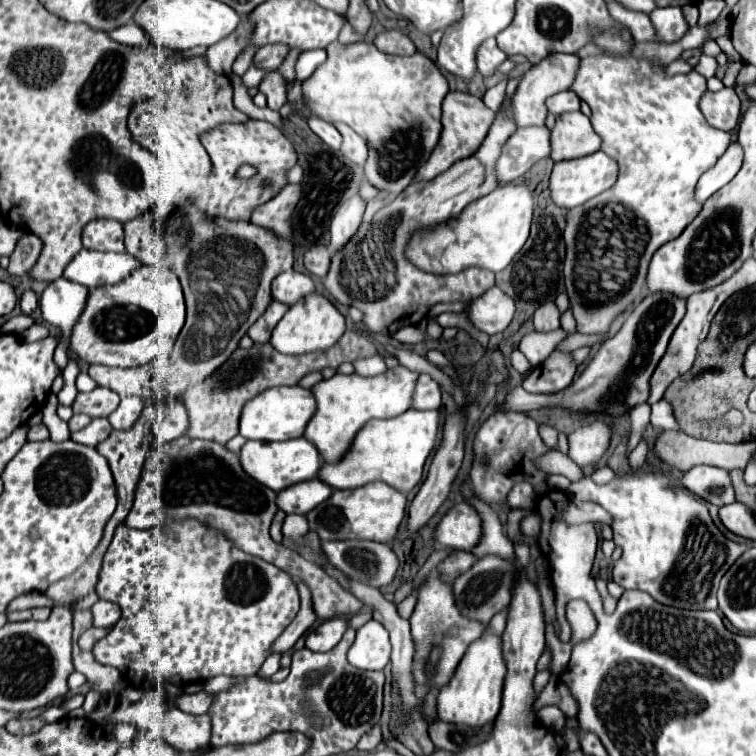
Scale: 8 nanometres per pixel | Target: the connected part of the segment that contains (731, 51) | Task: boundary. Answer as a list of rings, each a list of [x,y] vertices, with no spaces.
[[[719,36],[715,42],[719,44],[719,48],[721,48],[725,54],[733,56],[733,60],[735,60],[735,62],[741,62],[741,56],[735,52],[735,48],[733,48],[733,44],[731,44],[731,38],[729,38],[729,36]]]

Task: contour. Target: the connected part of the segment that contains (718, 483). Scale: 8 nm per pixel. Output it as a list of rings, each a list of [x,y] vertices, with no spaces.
[[[697,464],[685,472],[685,476],[681,478],[681,484],[689,492],[697,494],[705,502],[715,504],[719,508],[735,502],[731,476],[729,476],[729,470],[725,468]]]

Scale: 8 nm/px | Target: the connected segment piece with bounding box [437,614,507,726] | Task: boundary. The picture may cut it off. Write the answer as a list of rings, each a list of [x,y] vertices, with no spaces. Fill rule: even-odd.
[[[495,614],[491,618],[491,622],[487,624],[483,636],[467,648],[465,656],[461,658],[459,666],[455,668],[453,678],[439,692],[437,712],[439,712],[441,720],[465,722],[469,726],[483,726],[499,714],[503,682],[505,682],[505,674],[507,674],[507,666],[505,666],[503,650],[501,650],[503,630],[505,630],[505,626],[501,624],[501,618],[497,618],[497,614]]]

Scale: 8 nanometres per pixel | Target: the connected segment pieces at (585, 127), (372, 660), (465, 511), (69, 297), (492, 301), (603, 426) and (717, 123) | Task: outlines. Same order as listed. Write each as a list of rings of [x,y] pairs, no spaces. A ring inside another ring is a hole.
[[[583,112],[561,114],[551,130],[551,158],[553,162],[573,160],[597,152],[601,138],[595,134],[589,118]]]
[[[369,620],[357,630],[357,638],[347,654],[349,662],[359,670],[383,670],[389,664],[389,656],[389,632],[377,620]]]
[[[467,502],[449,508],[435,528],[435,542],[455,550],[471,550],[479,538],[481,518]]]
[[[59,278],[51,282],[39,298],[39,308],[43,312],[45,322],[61,328],[62,338],[53,357],[61,372],[68,363],[71,324],[75,324],[79,312],[83,312],[83,304],[87,302],[87,290],[87,286]]]
[[[491,286],[487,292],[483,292],[483,296],[477,296],[475,300],[471,300],[465,312],[469,322],[477,330],[485,334],[497,334],[497,332],[503,332],[513,320],[515,304],[497,286]]]
[[[595,420],[583,428],[577,428],[569,436],[569,452],[567,456],[581,468],[595,464],[603,458],[611,440],[611,424],[603,420]]]
[[[735,88],[705,92],[699,100],[699,110],[713,128],[729,132],[739,122],[739,96],[735,94]]]

